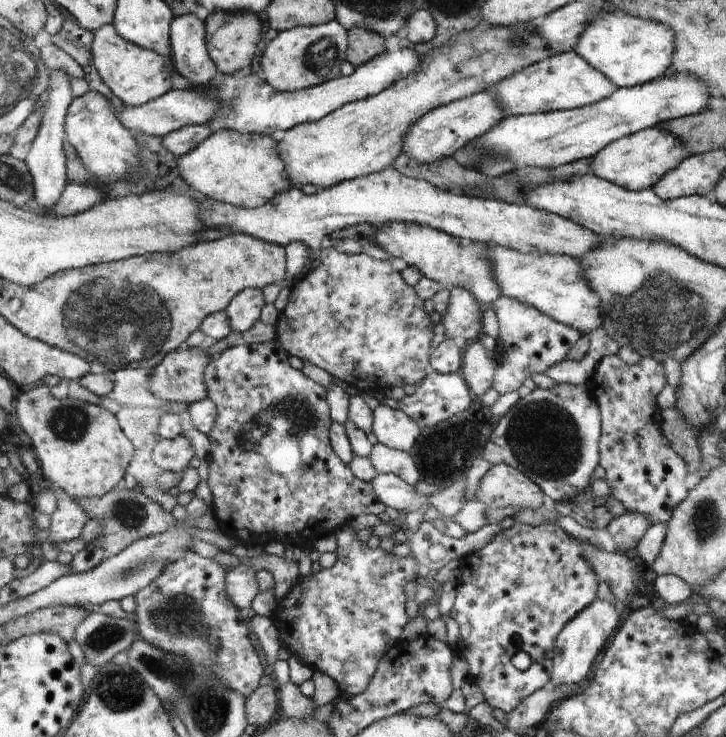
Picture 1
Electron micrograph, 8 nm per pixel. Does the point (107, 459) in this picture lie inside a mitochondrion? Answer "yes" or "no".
no

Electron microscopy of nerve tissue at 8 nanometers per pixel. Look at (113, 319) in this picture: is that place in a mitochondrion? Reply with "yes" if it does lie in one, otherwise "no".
yes

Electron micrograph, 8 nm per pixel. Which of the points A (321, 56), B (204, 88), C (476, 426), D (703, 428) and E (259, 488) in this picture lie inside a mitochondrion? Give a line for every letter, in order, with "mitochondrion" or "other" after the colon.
A: mitochondrion
B: other
C: mitochondrion
D: other
E: other

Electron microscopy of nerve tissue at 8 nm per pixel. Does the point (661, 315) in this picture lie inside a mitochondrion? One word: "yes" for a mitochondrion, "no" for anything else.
yes

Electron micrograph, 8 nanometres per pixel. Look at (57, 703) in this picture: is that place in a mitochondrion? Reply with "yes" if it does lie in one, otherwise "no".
no

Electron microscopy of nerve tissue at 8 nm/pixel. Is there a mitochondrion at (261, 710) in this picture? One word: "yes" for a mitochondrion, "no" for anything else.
no

